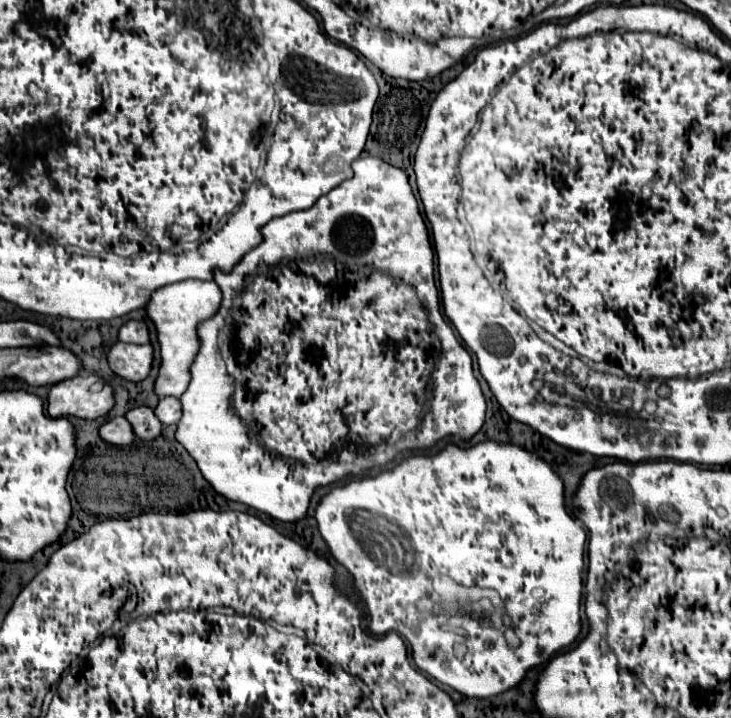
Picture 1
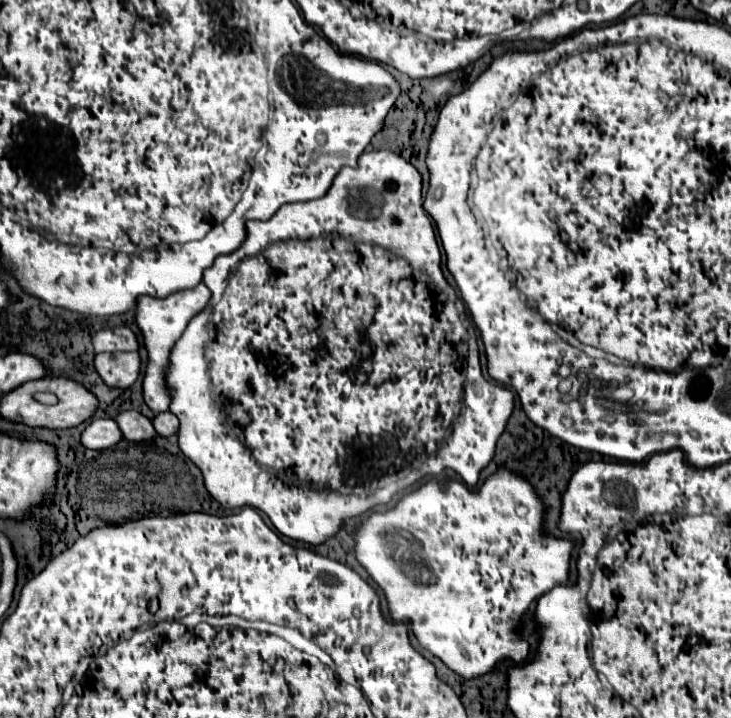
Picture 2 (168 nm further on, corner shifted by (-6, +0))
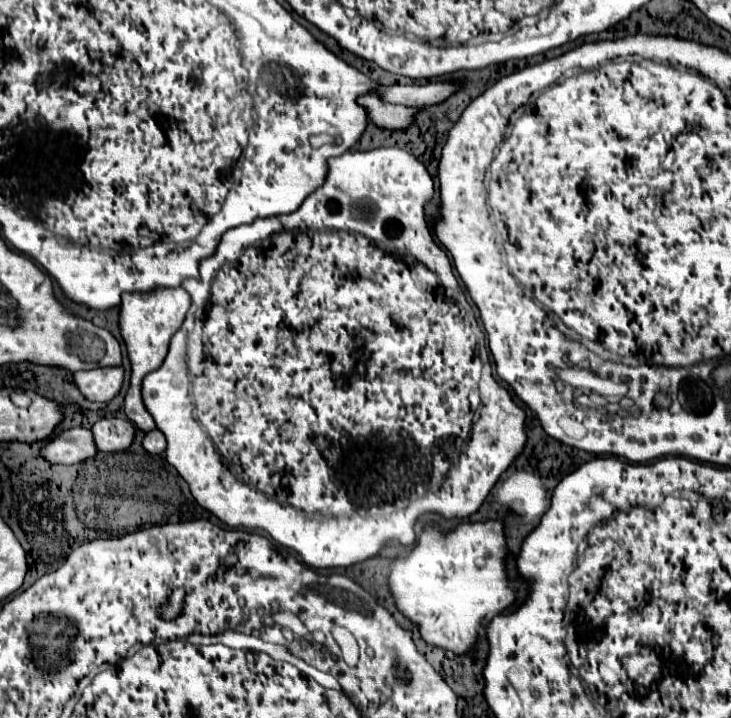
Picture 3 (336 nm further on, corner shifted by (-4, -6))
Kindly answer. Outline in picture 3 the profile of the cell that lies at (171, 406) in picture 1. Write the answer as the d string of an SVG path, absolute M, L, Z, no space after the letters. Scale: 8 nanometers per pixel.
M155 427L151 429L145 439L143 439L143 447L151 453L151 455L157 455L157 453L163 453L165 451L165 435Z

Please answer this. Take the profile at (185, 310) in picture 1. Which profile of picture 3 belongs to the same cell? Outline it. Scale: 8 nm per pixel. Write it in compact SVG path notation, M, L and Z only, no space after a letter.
M157 289L151 293L125 293L123 295L119 327L121 327L121 335L127 343L127 351L131 359L131 389L125 397L125 413L129 421L135 423L137 429L151 431L155 427L155 421L149 417L149 411L145 409L145 403L141 401L141 381L147 373L161 367L169 341L173 339L173 333L181 329L181 321L185 319L189 305L191 305L191 297L189 293L185 293L185 289Z

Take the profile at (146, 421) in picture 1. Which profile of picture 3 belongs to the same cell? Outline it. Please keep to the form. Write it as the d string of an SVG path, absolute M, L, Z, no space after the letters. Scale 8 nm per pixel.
M99 419L93 427L93 437L99 451L125 451L135 439L135 425L129 419Z

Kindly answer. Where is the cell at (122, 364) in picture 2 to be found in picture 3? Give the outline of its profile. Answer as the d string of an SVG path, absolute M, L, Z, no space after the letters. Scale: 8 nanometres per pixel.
M97 367L91 371L77 371L75 373L75 385L81 389L81 393L89 401L111 401L125 379L125 369L119 367Z

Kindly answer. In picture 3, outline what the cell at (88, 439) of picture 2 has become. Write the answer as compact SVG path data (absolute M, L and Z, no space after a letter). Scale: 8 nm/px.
M75 427L55 435L55 439L41 449L41 455L51 463L73 465L97 455L97 445L93 441L91 429Z

